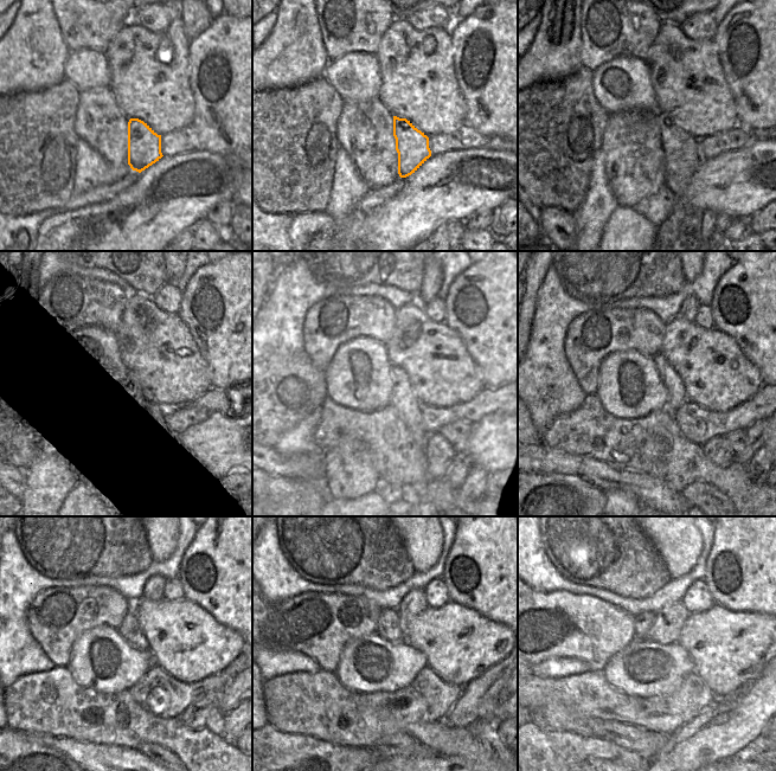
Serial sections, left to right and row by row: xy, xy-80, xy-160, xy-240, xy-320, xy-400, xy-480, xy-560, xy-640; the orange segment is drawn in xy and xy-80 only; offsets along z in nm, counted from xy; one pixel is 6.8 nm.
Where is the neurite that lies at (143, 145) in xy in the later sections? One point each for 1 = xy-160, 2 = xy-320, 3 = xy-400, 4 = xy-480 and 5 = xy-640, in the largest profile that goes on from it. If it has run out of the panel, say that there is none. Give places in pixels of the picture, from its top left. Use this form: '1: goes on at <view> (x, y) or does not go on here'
1: goes on at xy-160 (681, 151)
2: goes on at xy-320 (404, 399)
3: goes on at xy-400 (677, 396)
4: goes on at xy-480 (129, 629)
5: goes on at xy-640 (643, 623)

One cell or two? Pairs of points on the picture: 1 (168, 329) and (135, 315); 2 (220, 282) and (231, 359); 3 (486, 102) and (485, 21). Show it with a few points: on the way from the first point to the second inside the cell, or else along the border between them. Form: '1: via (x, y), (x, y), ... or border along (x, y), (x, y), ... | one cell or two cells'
1: via (160, 329), (149, 329), (143, 323) | one cell
2: via (225, 301), (231, 308), (231, 340) | one cell
3: via (496, 82), (496, 42) | one cell

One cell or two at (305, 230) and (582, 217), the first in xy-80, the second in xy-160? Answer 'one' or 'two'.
two

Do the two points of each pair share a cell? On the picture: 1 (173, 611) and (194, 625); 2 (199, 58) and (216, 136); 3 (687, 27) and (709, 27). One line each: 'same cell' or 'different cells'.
1: same cell
2: same cell
3: same cell

